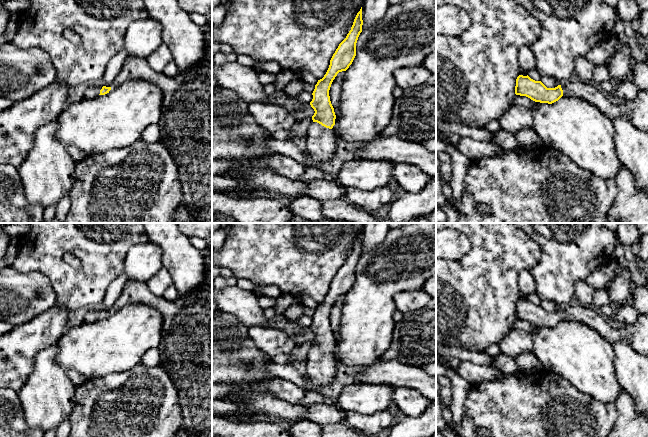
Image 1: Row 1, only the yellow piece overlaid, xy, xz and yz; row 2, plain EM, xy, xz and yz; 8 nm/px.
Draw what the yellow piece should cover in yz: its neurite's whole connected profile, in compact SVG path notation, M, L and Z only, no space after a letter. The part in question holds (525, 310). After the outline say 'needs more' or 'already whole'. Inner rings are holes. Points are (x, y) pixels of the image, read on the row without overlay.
M519 299L516 303L515 318L548 328L558 325L562 320L580 322L597 331L610 344L624 341L635 351L648 356L648 315L639 315L634 325L616 329L611 327L594 307L582 304L566 305L555 312L547 312L541 305L535 305L528 299Z; needs more

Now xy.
M98 307L95 309L90 309L90 311L85 316L86 323L94 323L99 319L105 319L109 317L111 311L103 310L102 308Z; needs more

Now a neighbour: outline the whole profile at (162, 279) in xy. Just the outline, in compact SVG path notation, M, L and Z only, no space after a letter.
M162 267L146 285L149 290L157 297L163 297L165 290L173 284L172 277L165 267Z

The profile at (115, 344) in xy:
M130 303L105 319L68 327L57 341L56 363L64 371L75 370L87 379L121 373L141 363L144 354L161 342L163 315L145 303Z

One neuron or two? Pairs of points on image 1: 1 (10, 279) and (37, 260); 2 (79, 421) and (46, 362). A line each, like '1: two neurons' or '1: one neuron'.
1: two neurons
2: two neurons

